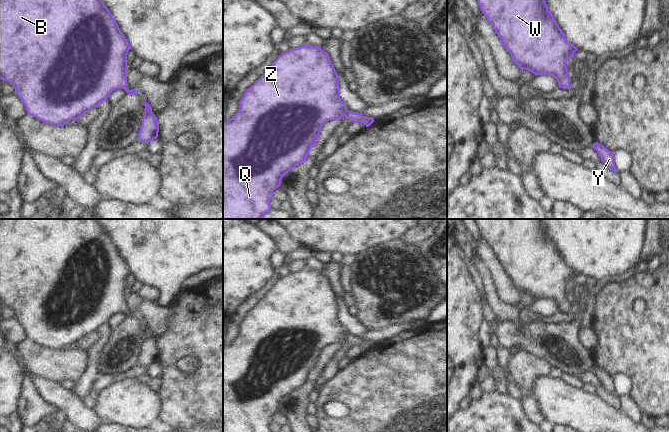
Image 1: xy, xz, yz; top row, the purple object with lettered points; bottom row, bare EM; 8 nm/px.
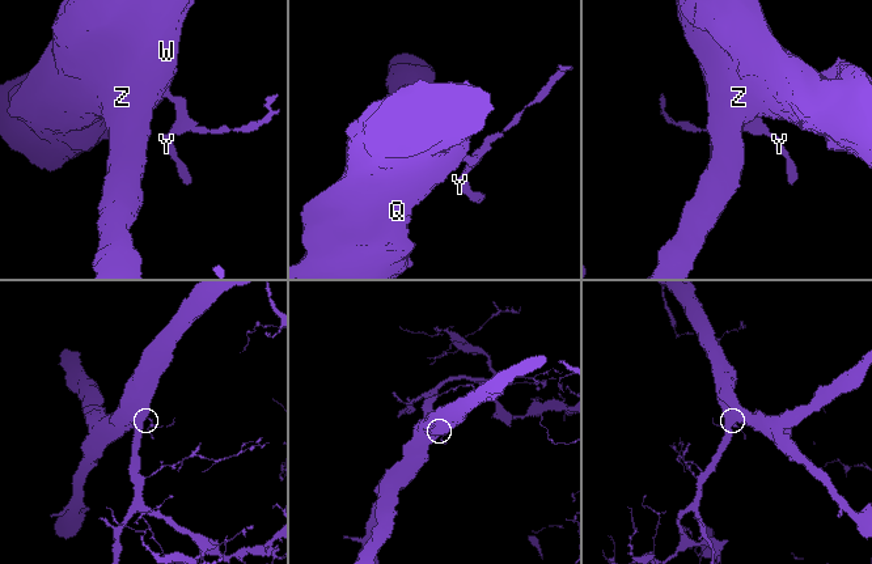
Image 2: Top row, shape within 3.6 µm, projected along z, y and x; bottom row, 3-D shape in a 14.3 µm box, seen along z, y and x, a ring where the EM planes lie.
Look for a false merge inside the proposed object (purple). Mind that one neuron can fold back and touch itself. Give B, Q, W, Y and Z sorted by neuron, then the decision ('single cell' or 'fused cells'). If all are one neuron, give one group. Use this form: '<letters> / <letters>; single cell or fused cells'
B Q W Y Z; single cell

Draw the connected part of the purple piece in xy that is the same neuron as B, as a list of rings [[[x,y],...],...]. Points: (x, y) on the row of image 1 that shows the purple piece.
[[[0,0],[0,79],[8,81],[23,102],[28,114],[50,125],[64,126],[81,118],[93,107],[98,107],[116,89],[124,89],[129,95],[140,90],[127,88],[127,54],[132,49],[116,20],[102,0]]]

